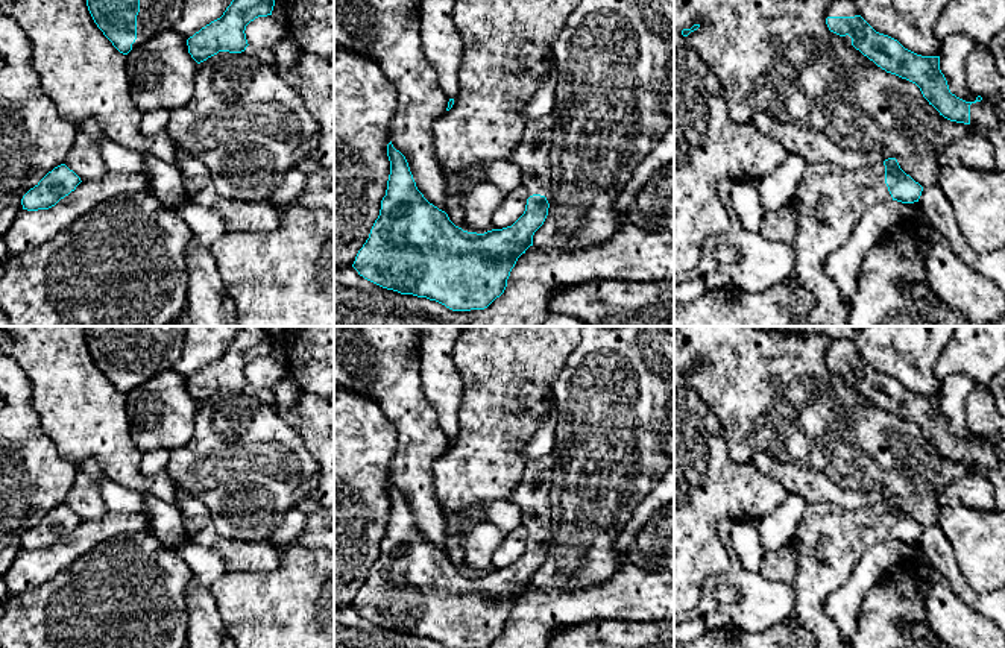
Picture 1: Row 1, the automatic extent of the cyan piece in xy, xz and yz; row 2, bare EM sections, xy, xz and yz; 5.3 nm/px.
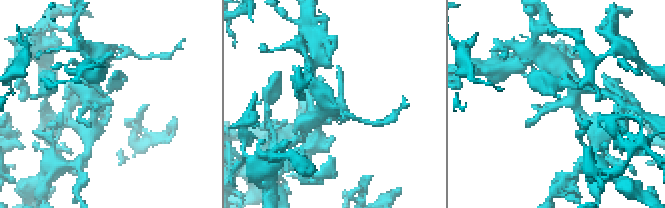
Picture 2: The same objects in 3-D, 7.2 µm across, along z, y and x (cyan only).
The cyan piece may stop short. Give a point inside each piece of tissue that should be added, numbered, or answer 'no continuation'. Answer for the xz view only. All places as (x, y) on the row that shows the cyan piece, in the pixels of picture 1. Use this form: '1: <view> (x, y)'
1: xz (530, 155)

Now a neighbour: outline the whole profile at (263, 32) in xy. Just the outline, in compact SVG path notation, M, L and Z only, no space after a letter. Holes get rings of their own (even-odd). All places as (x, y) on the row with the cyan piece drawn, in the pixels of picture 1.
M272 15L258 17L246 26L246 39L252 49L272 49L282 36L285 29L282 23Z

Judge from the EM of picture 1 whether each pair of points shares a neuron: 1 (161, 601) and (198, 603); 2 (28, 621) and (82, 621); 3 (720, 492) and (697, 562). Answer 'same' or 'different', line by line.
1: different
2: same
3: same

